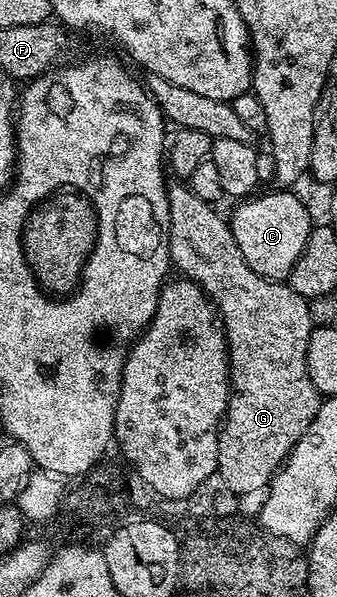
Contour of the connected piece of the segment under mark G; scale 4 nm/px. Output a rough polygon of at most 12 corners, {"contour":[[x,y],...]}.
{"contour":[[169,185],[171,265],[230,354],[217,473],[265,489],[316,418],[309,300]]}

